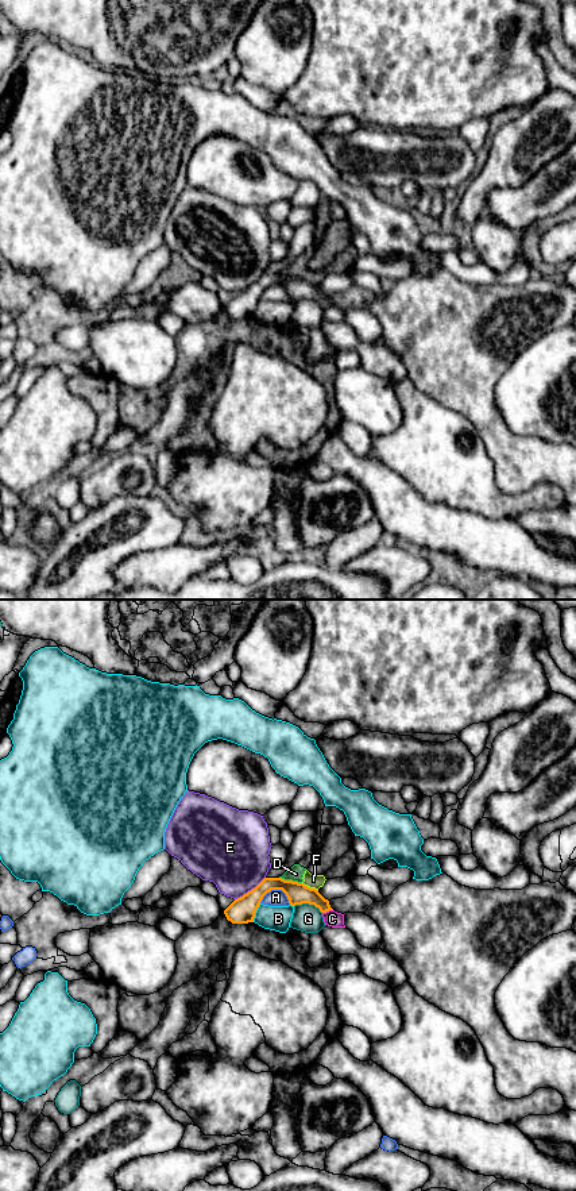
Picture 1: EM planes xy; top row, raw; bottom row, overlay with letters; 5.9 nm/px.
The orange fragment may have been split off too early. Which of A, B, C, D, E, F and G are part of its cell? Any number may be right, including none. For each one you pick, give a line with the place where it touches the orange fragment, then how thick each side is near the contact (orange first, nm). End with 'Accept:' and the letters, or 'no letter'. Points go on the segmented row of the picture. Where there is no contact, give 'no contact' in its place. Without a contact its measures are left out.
Accept: no letter

